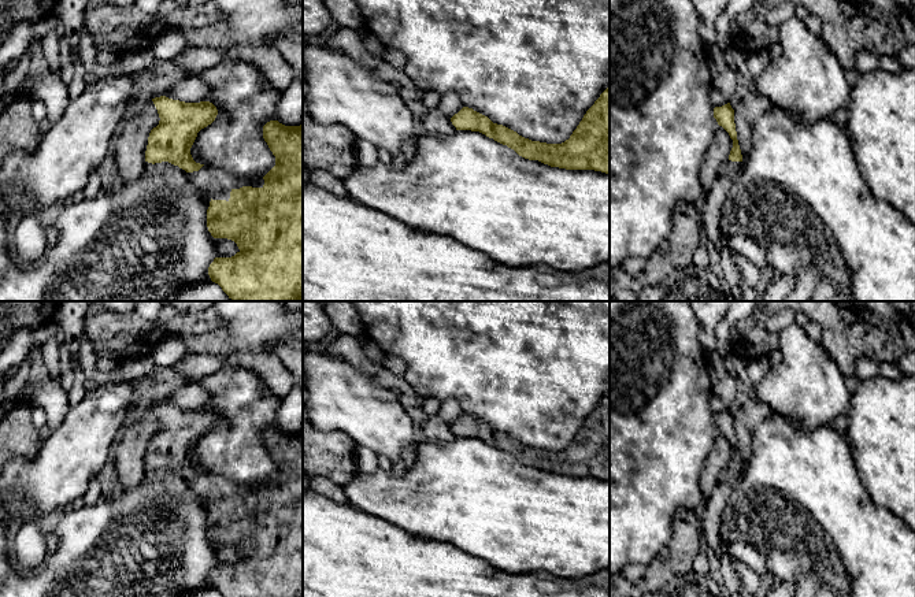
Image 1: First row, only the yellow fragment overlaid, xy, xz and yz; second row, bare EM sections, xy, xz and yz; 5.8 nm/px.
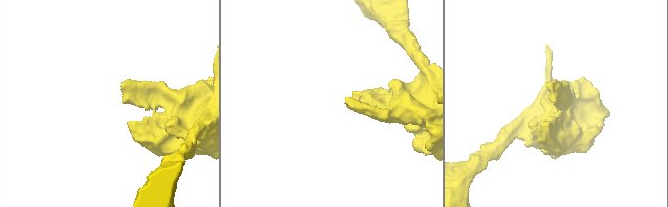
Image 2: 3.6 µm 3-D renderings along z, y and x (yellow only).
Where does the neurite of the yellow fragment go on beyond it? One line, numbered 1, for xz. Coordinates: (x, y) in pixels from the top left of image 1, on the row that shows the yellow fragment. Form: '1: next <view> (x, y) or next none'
1: next none

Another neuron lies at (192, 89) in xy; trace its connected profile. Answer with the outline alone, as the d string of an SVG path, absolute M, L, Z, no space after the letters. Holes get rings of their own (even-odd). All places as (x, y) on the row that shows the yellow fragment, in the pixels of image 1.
M186 77L162 96L185 103L200 103L208 97L211 88L199 77Z

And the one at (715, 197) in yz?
M718 174L715 182L705 196L705 204L700 223L708 240L716 245L720 242L720 208L726 200L731 182L733 179L729 177Z

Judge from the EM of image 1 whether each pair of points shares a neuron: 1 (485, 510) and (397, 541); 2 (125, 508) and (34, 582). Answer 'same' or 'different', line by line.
1: different
2: same

